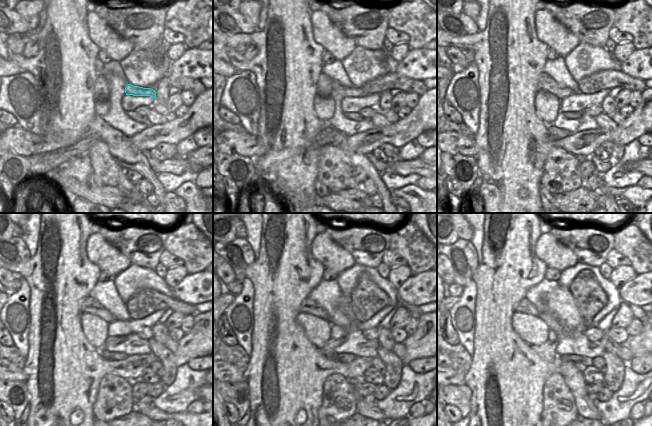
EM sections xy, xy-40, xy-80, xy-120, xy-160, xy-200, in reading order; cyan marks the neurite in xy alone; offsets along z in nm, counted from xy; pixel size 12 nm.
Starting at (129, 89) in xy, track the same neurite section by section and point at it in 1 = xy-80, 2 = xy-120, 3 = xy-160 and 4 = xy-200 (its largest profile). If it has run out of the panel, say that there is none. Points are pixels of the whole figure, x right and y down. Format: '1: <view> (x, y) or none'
1: xy-80 (548, 84)
2: xy-120 (89, 305)
3: xy-160 (308, 306)
4: xy-200 (525, 306)

